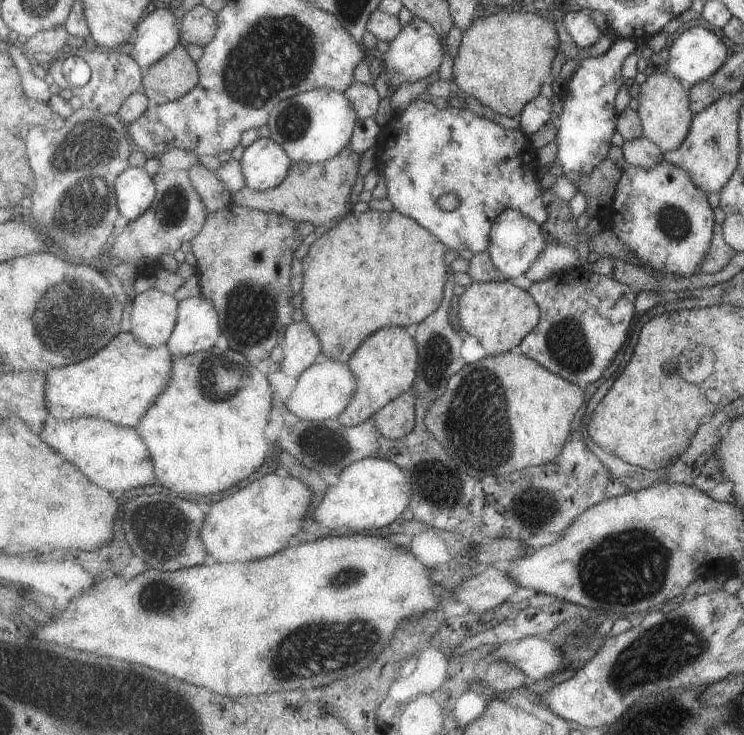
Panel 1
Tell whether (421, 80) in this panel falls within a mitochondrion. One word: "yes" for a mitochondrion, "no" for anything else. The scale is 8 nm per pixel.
no

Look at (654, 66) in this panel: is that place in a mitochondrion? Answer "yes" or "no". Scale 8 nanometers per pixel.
no

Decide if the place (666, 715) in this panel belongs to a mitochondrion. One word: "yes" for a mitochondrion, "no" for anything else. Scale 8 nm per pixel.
yes

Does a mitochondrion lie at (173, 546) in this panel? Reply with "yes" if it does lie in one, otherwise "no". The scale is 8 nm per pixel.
yes

